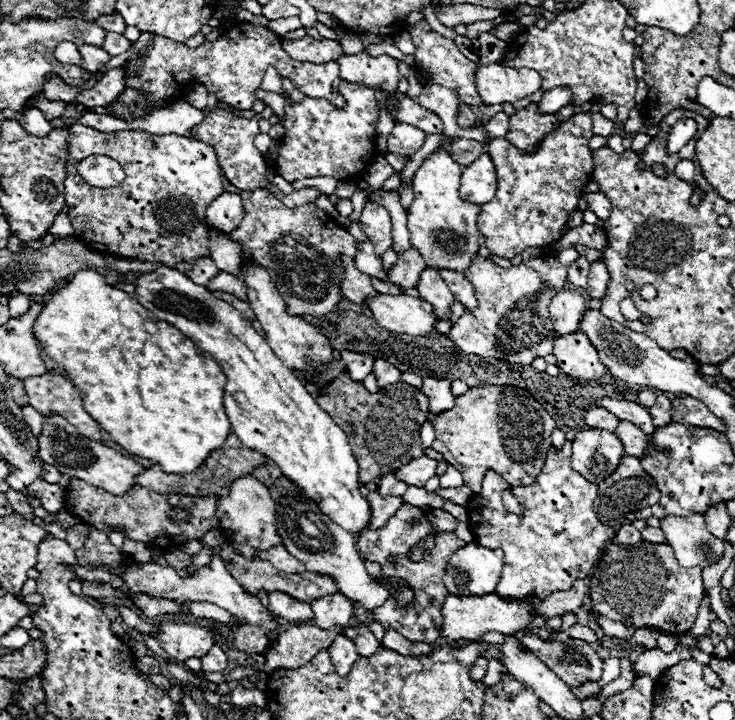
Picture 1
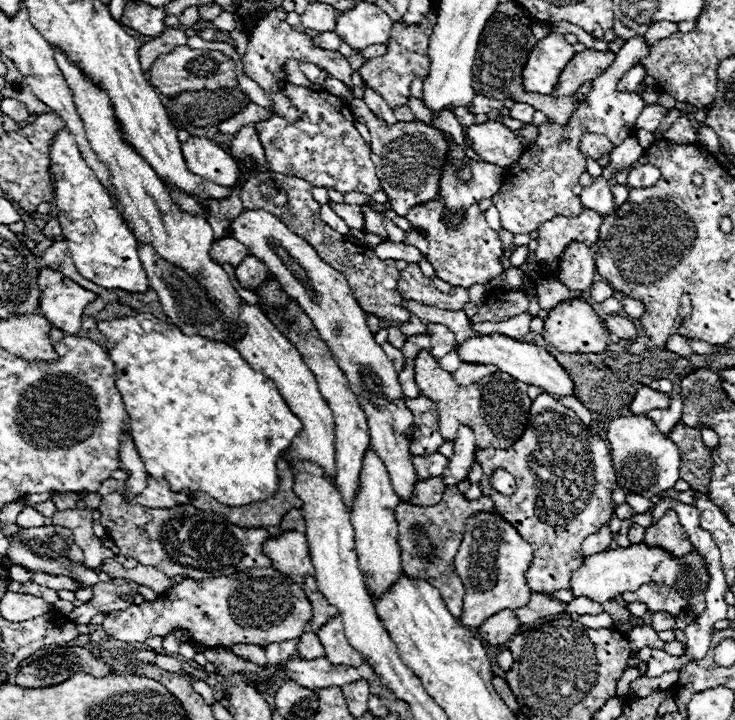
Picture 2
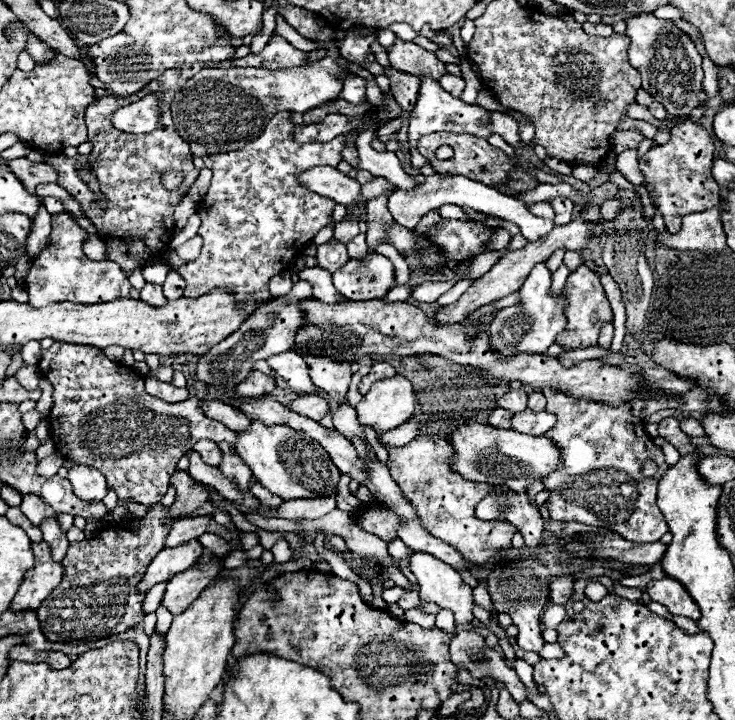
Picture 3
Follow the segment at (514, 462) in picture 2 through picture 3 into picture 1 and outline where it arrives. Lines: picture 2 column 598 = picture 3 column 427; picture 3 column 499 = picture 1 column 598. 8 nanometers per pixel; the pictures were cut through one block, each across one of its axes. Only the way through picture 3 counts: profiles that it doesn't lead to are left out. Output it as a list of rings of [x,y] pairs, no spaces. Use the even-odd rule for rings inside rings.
[[[572,442],[558,448],[550,448],[540,476],[526,488],[512,488],[514,496],[524,504],[524,518],[518,518],[502,506],[502,490],[506,480],[494,470],[488,470],[482,482],[482,492],[468,502],[468,526],[474,534],[474,542],[484,548],[504,550],[504,572],[496,586],[498,596],[524,598],[528,594],[544,600],[556,590],[568,590],[574,580],[586,578],[590,570],[600,562],[606,544],[614,542],[616,530],[604,526],[594,510],[592,502],[598,494],[598,486],[584,480],[570,466]]]

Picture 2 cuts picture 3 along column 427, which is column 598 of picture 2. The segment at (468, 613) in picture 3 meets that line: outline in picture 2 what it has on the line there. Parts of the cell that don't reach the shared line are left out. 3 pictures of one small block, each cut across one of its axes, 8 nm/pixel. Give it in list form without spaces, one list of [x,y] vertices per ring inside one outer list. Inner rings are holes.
[[[644,542],[640,544],[630,544],[626,548],[612,548],[612,550],[604,550],[600,554],[592,554],[588,558],[584,558],[584,564],[572,574],[572,580],[570,580],[570,588],[574,592],[574,596],[586,596],[586,598],[592,598],[596,602],[606,602],[606,600],[612,600],[616,594],[622,594],[622,592],[632,592],[636,588],[640,588],[642,584],[664,584],[664,586],[672,586],[676,588],[676,592],[688,602],[688,608],[694,612],[694,614],[702,614],[704,608],[706,608],[706,590],[708,590],[708,580],[710,580],[710,574],[708,574],[708,566],[704,560],[696,560],[692,554],[696,552],[690,552],[682,558],[674,558],[672,554],[668,554],[666,550],[662,548],[656,548],[656,546],[646,546]]]

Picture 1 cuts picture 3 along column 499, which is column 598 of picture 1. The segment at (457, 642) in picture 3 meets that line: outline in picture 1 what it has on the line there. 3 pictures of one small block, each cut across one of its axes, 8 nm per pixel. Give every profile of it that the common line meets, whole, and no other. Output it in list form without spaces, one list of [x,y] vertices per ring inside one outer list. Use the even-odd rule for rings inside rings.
[[[526,634],[520,636],[520,642],[536,652],[568,686],[580,686],[588,680],[598,682],[602,676],[604,660],[594,646],[584,640],[540,640],[536,634]]]

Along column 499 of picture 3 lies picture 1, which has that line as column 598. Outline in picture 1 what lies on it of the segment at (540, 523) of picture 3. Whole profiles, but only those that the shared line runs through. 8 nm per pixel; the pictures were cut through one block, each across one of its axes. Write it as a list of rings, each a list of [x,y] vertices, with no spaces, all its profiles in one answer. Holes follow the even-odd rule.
[[[624,456],[624,460],[618,464],[616,472],[598,484],[598,496],[594,500],[594,512],[602,524],[616,528],[616,518],[630,518],[630,514],[638,512],[640,508],[654,506],[658,500],[660,500],[660,490],[658,490],[654,478],[642,468],[640,458]]]

